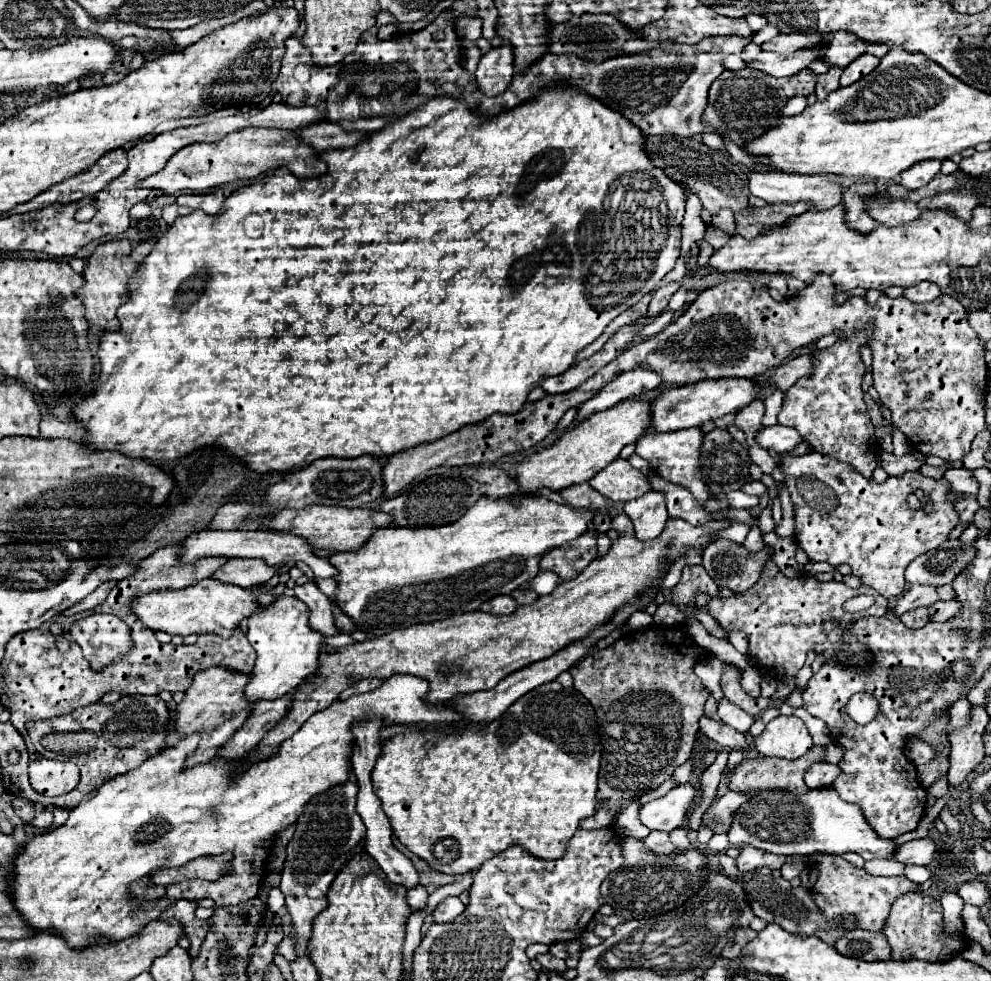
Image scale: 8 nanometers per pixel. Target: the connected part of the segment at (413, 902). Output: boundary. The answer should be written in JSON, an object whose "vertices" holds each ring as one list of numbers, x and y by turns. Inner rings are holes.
{"vertices":[[416,885,414,889,408,891,408,903,410,903,412,911,422,909,426,905,426,899,428,899,428,891,424,889,424,885]]}

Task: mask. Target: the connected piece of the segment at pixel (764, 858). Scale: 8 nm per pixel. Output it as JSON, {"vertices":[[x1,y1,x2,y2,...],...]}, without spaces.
{"vertices":[[744,845,740,849,740,857,736,859,740,871,754,871,754,869,760,869,760,867,781,869,784,862,784,856,775,855,774,853,762,853,760,849,754,849,750,845]]}

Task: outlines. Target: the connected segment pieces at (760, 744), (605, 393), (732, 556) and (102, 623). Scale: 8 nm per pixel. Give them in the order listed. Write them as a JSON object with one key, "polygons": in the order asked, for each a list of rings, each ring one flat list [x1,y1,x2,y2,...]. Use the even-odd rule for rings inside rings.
{"polygons":[[[780,715,754,739,754,747,764,757,798,759,812,747,812,737,802,719]],[[634,369,618,375,614,381,610,381,606,387,602,387,592,399,584,401,578,407,576,423,582,419,588,419,596,411,604,411,624,399,640,397,646,391,652,391,660,385,660,377,650,369]],[[716,539,704,549,702,565,718,587,728,587,734,593,742,593,758,581,770,551,770,547,764,547,762,551,752,553,734,541]],[[90,615,74,621,72,639,82,647,90,665,110,665,134,647,130,627,116,615]]]}

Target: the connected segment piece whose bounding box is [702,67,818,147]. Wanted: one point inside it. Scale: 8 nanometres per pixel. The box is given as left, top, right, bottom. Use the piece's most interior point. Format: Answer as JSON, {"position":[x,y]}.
{"position":[741,103]}

